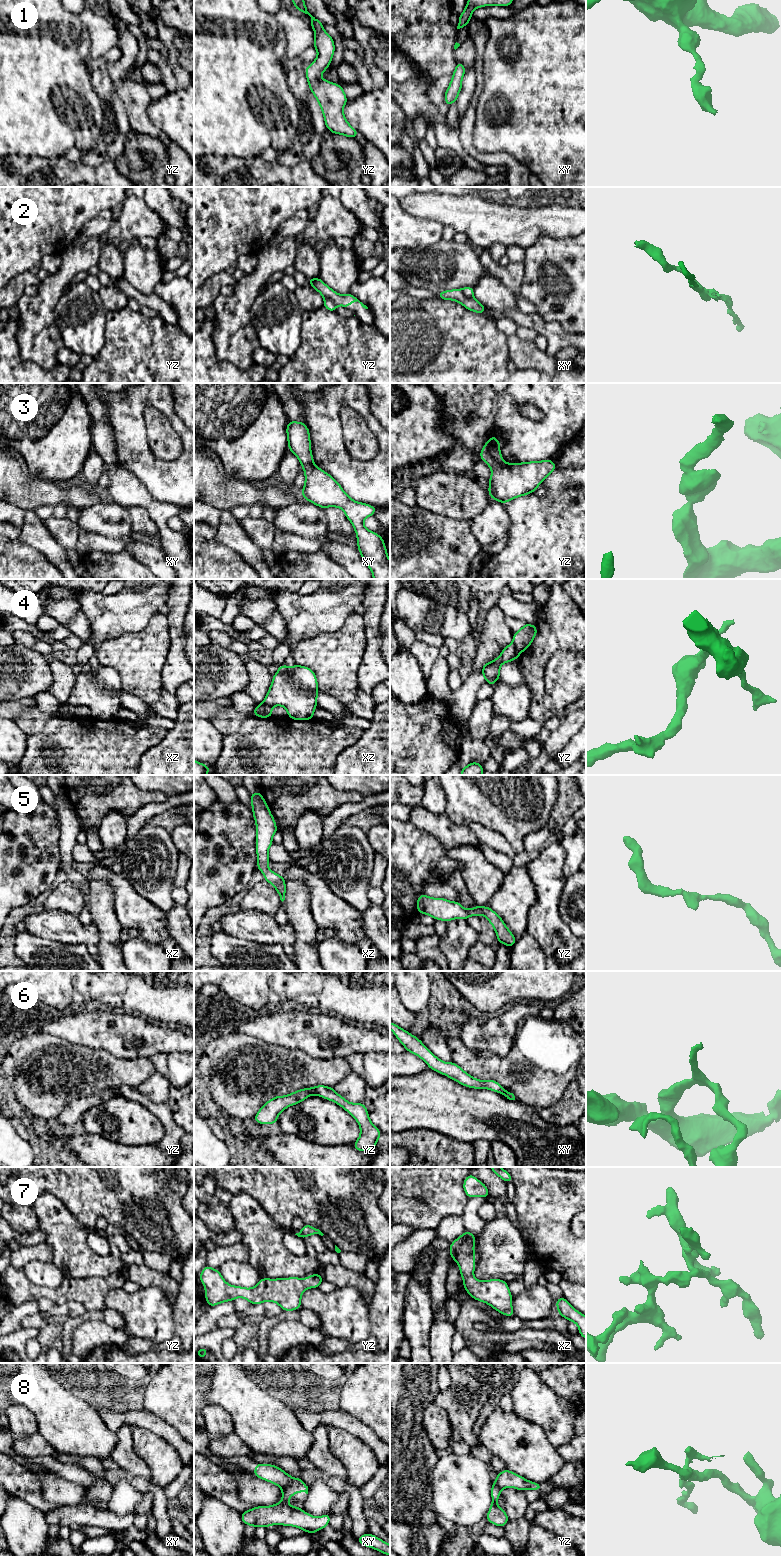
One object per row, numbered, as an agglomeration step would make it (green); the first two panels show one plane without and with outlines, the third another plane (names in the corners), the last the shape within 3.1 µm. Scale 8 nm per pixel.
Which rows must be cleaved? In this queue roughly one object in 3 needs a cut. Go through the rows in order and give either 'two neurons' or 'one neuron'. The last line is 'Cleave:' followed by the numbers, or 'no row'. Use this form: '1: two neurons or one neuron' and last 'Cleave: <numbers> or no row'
1: one neuron
2: two neurons
3: one neuron
4: two neurons
5: one neuron
6: two neurons
7: one neuron
8: two neurons
Cleave: 2, 4, 6, 8

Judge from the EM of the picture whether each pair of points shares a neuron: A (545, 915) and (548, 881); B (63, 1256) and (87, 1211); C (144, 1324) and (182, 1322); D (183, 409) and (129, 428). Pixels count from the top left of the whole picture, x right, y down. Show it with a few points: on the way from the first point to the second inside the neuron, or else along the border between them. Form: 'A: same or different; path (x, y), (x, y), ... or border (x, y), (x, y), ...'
A: same; path (546, 907), (548, 889)
B: different; border (65, 1206), (85, 1227)
C: different; border (172, 1306), (172, 1319), (175, 1328)
D: different; border (171, 393), (174, 399), (174, 410), (183, 423)

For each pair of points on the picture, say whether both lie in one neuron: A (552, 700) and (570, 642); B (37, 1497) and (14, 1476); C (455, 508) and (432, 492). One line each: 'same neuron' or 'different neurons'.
A: different neurons
B: same neuron
C: same neuron

